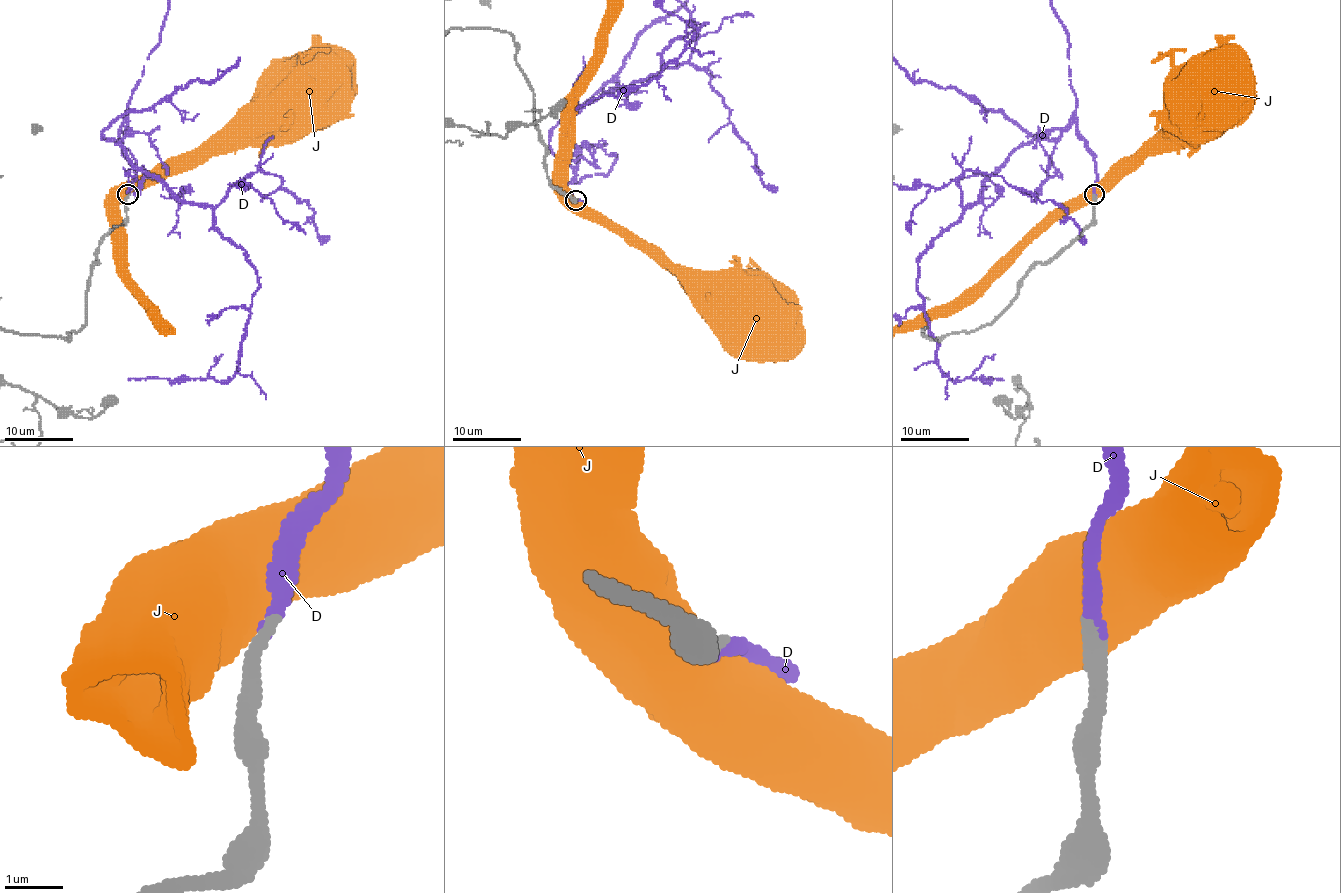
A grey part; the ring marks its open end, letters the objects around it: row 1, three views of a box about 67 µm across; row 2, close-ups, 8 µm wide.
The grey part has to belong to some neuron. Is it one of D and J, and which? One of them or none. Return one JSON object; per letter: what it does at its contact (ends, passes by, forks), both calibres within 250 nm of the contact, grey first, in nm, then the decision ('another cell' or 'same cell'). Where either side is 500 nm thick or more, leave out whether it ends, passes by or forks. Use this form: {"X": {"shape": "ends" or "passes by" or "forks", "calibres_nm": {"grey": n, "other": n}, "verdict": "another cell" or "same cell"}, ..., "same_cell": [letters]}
{"D": {"shape": "ends", "calibres_nm": {"grey": 280, "other": 260}, "verdict": "same cell"}, "J": {"calibres_nm": {"grey": 320, "other": 850}, "verdict": "another cell"}, "same_cell": ["D"]}

